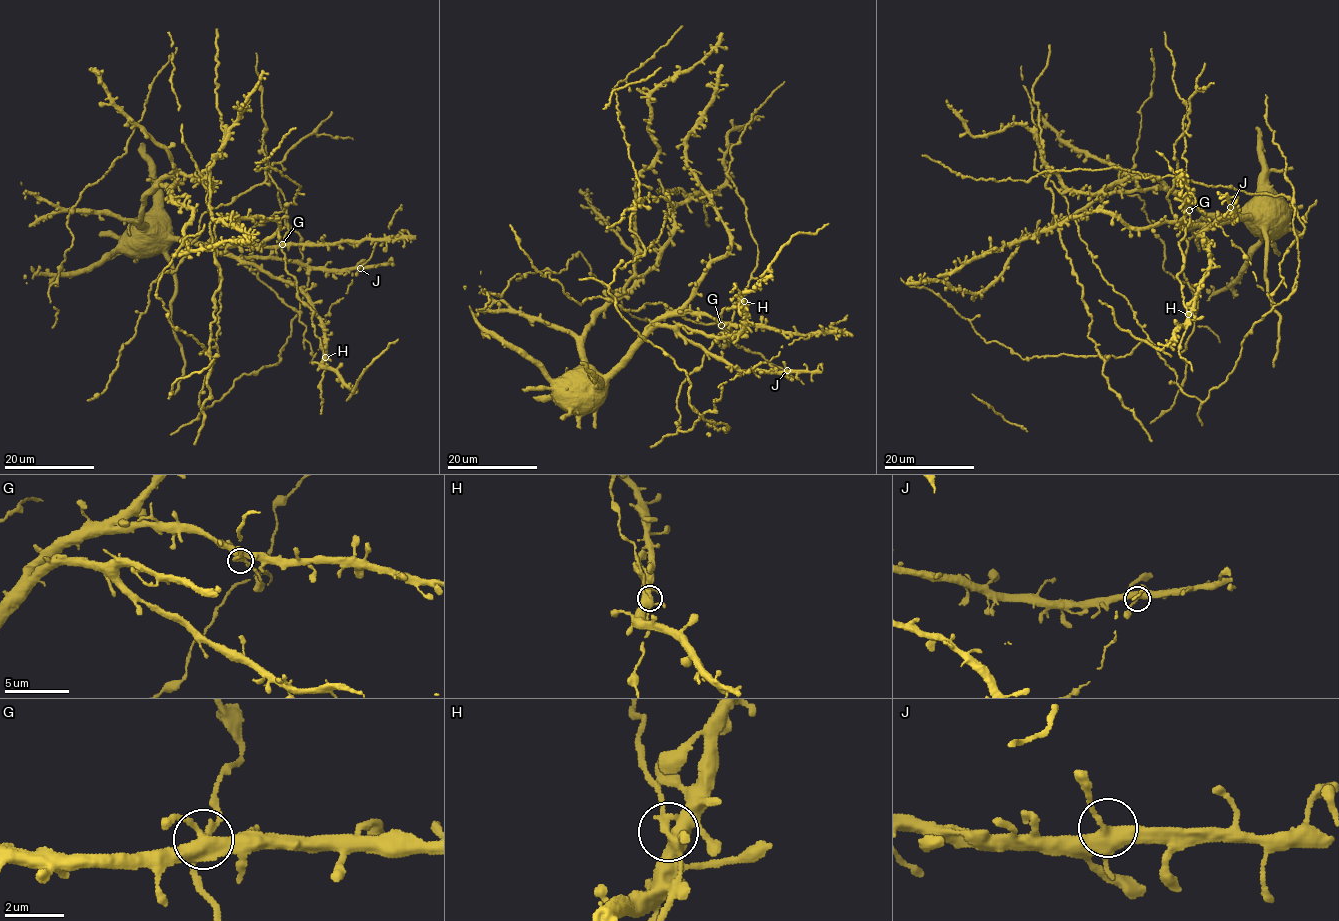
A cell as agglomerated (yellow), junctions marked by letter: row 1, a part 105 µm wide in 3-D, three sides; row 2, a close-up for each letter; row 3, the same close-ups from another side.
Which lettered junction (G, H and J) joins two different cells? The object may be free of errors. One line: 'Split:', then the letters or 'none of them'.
Split: none of them

